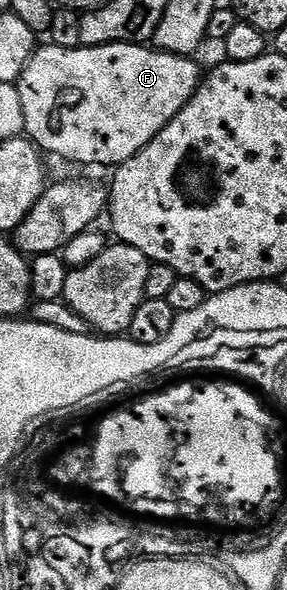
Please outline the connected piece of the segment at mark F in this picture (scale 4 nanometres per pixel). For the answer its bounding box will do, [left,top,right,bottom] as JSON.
[18,43,202,167]

